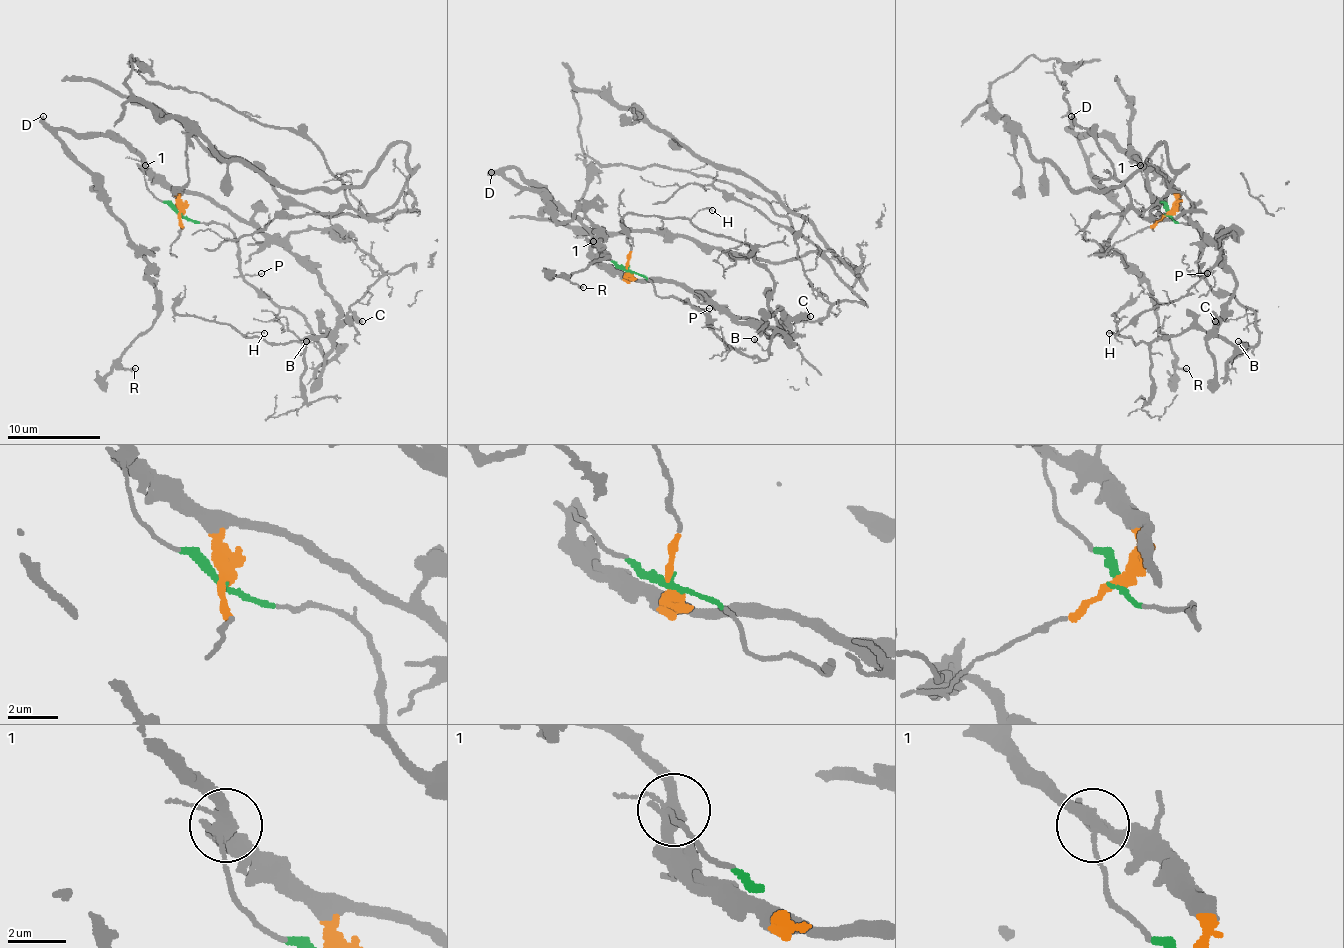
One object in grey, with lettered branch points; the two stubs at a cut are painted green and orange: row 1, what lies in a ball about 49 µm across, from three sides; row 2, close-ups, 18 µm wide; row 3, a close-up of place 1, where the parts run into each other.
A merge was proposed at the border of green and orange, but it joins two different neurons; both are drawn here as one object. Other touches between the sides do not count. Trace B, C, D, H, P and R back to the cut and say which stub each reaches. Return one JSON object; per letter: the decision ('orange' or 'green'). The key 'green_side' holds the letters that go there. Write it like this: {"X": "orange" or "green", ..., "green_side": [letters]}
{"B": "green", "C": "orange", "D": "orange", "H": "green", "P": "green", "R": "orange", "green_side": ["B", "H", "P"]}

